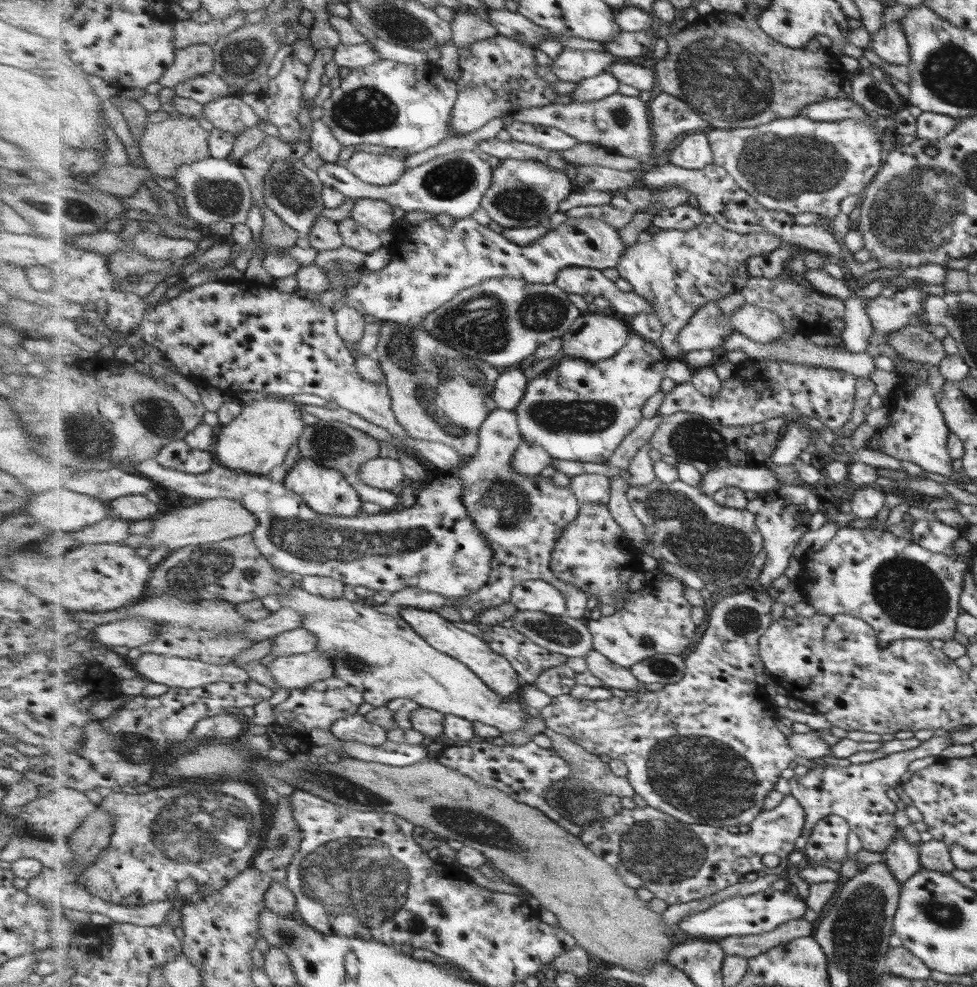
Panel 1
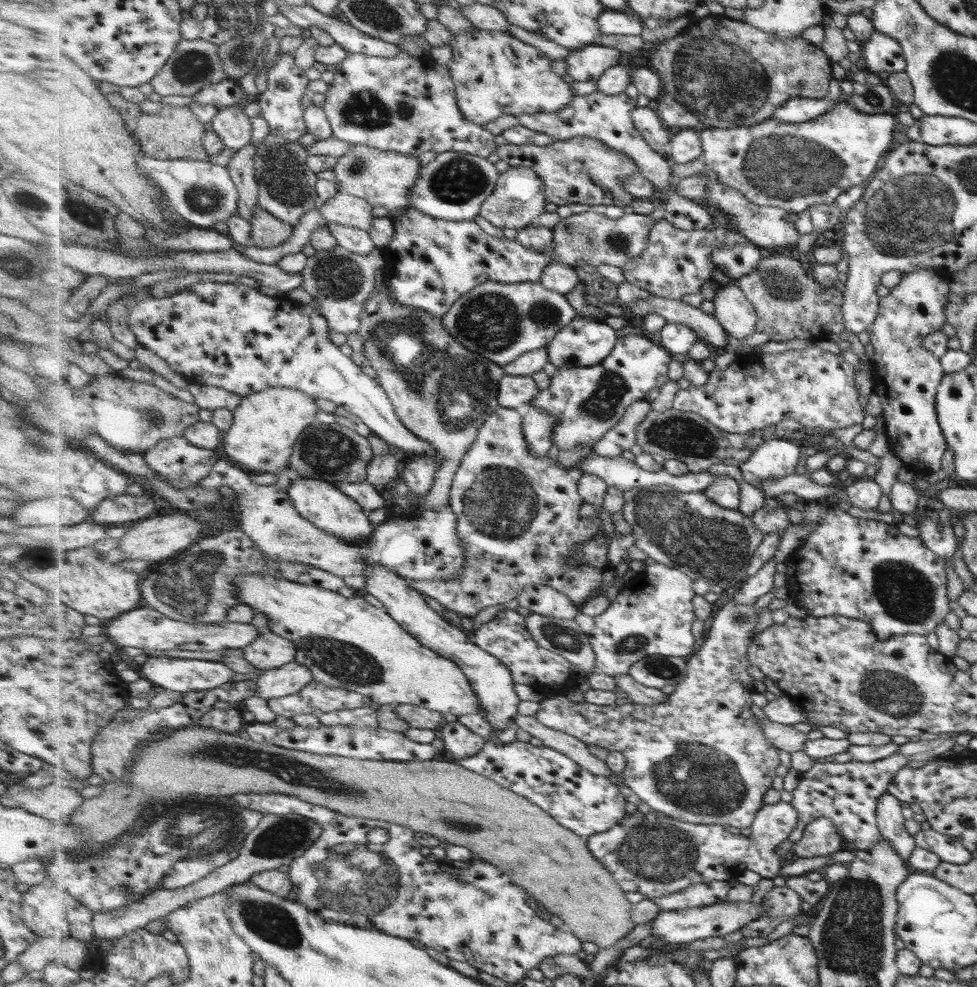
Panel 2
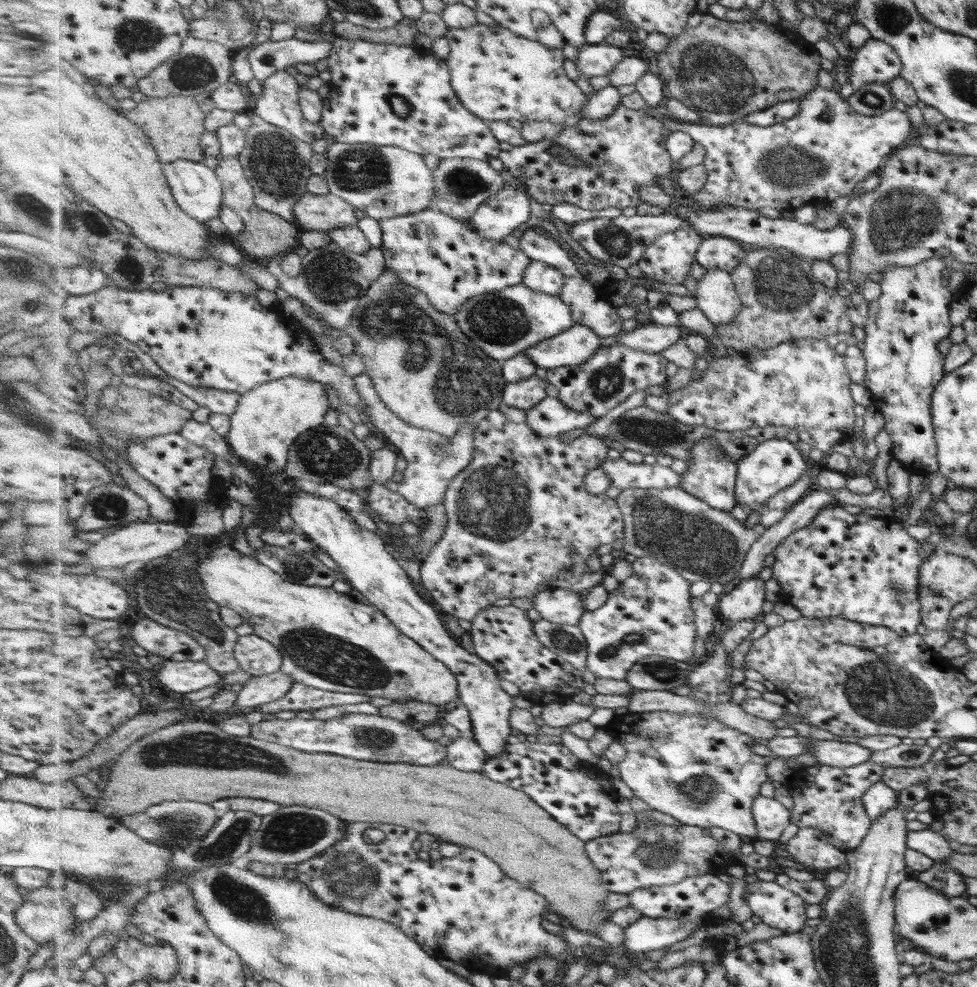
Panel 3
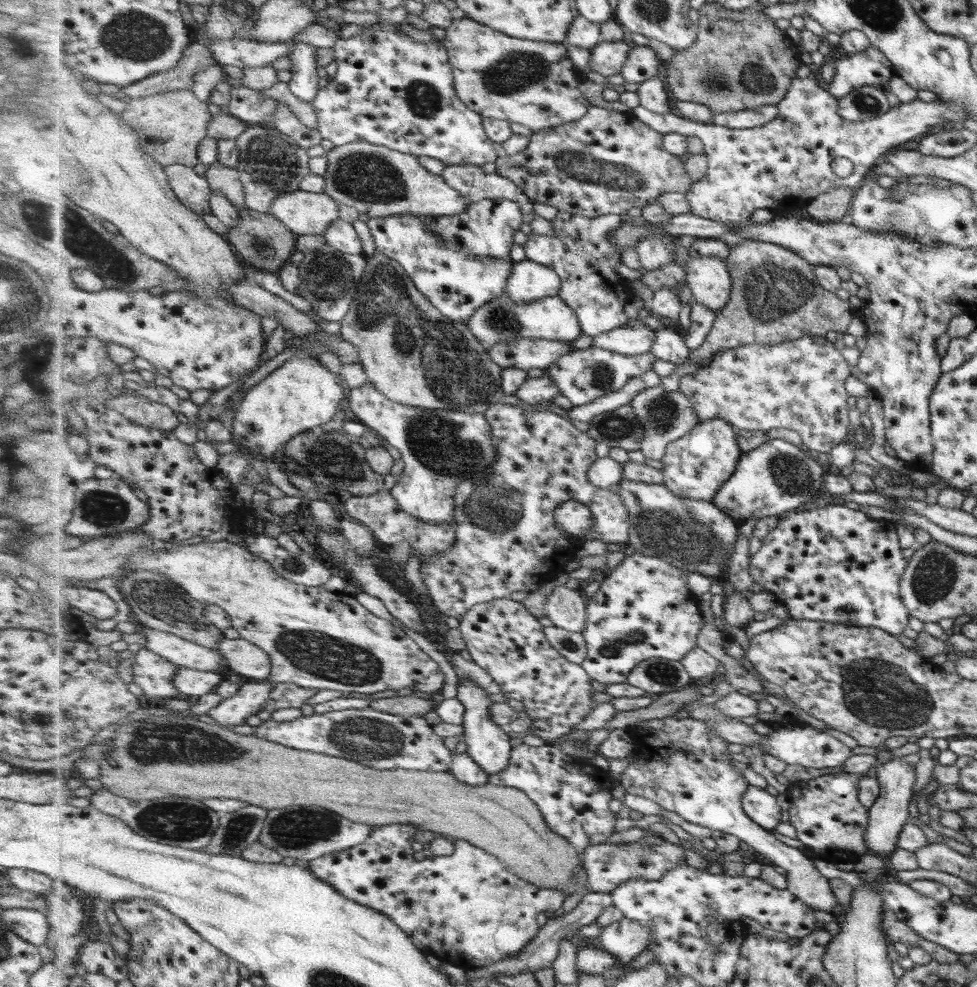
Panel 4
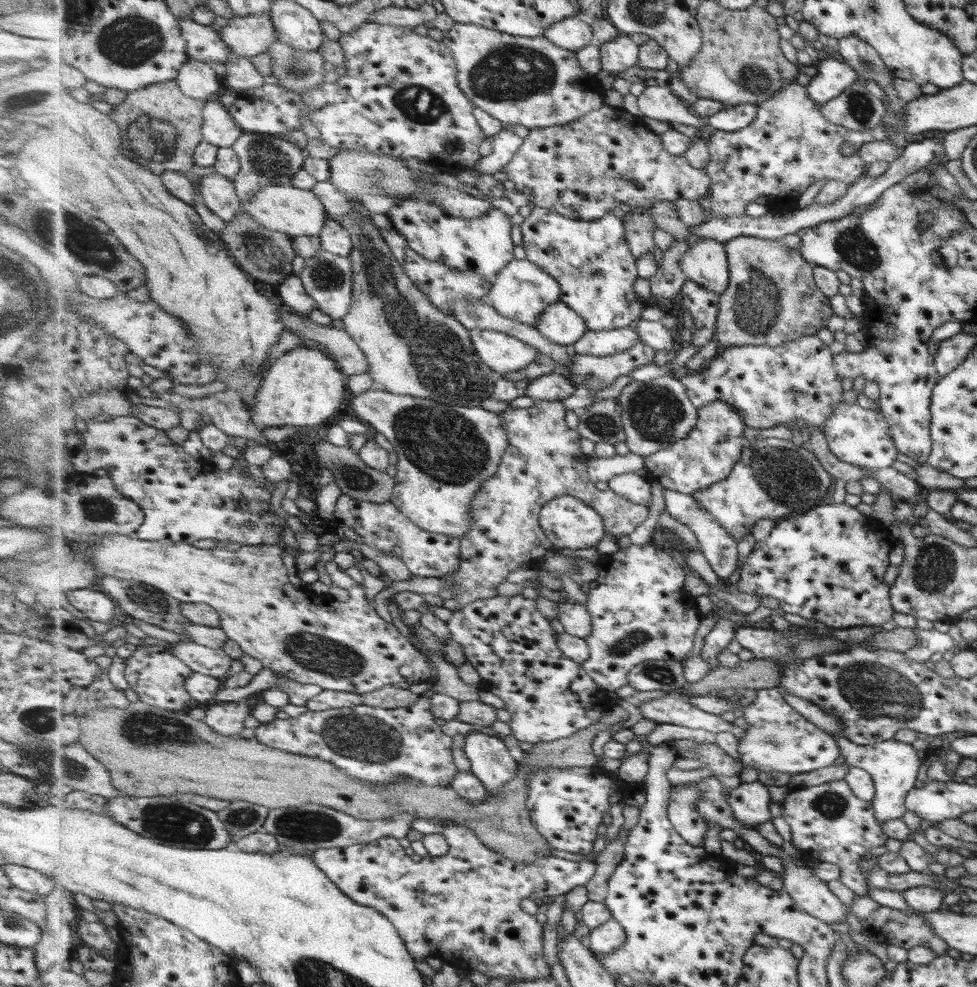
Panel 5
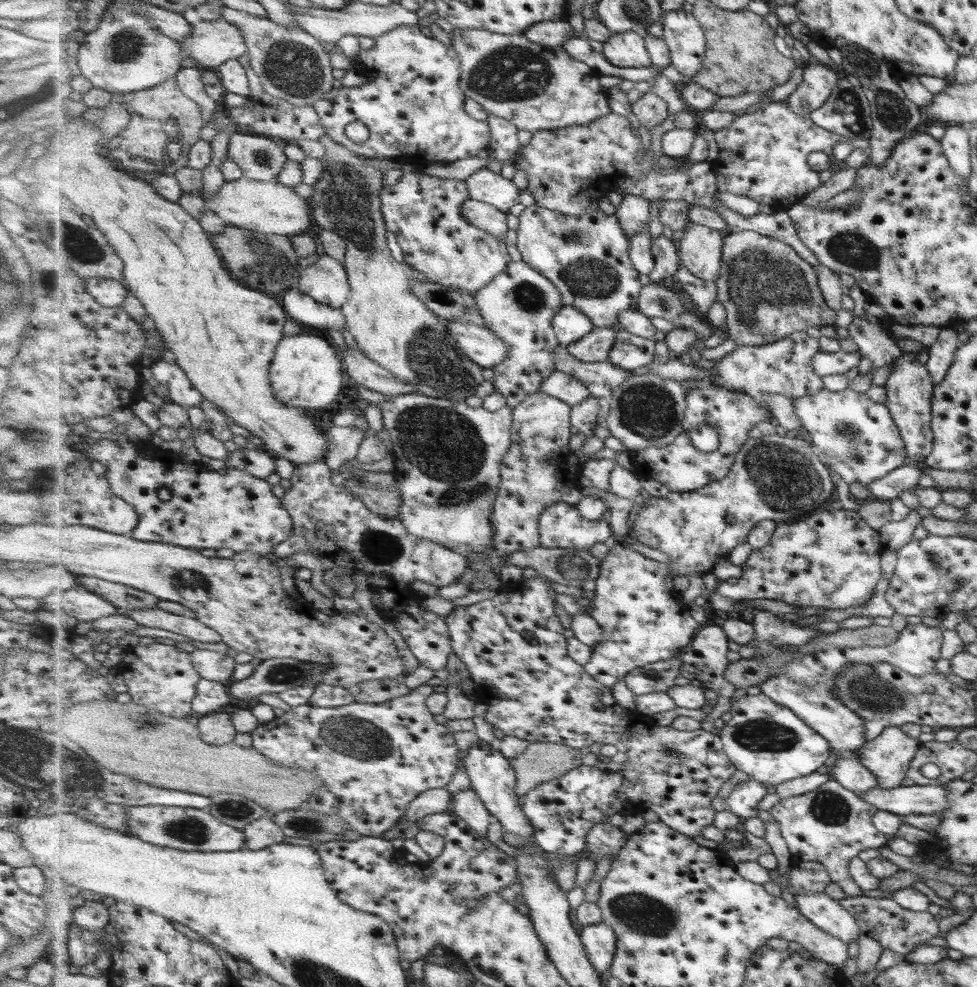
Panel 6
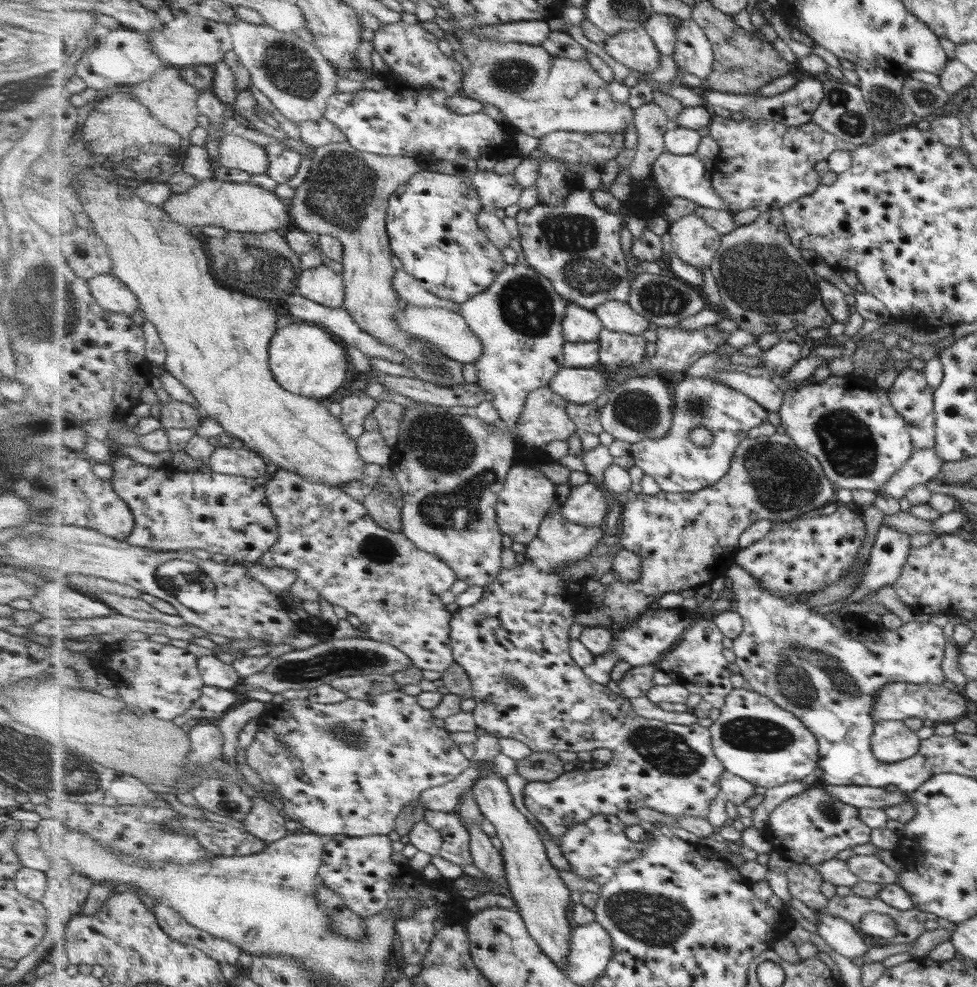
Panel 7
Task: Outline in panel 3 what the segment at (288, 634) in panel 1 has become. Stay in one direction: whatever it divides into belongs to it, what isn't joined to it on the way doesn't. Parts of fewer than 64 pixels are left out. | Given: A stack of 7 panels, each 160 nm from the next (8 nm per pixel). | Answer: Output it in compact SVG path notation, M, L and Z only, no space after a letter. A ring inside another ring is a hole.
M254 632L240 636L236 644L236 657L240 668L253 677L279 672L284 661L281 651L272 642Z

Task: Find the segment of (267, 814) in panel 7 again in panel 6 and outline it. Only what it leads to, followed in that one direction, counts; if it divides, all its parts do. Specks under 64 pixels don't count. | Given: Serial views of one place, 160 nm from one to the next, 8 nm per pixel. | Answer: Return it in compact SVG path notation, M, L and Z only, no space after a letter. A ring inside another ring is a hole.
M272 813L245 826L243 830L246 836L245 848L261 850L273 844L281 844L286 840L285 833L274 821L274 816L275 813Z

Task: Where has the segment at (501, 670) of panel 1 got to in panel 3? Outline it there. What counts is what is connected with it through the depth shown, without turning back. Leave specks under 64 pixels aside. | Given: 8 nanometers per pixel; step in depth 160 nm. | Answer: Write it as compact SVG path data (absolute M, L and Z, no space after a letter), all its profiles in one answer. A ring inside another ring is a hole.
M296 492L289 497L290 515L296 527L305 533L314 545L325 552L340 568L342 578L360 592L374 607L392 620L401 632L416 640L437 660L444 662L458 678L459 703L470 710L475 740L488 756L501 754L512 741L510 722L514 711L513 698L501 688L496 668L477 654L471 654L460 641L449 634L439 618L439 612L425 602L401 564L385 550L383 538L355 522L353 515L337 501L315 493Z

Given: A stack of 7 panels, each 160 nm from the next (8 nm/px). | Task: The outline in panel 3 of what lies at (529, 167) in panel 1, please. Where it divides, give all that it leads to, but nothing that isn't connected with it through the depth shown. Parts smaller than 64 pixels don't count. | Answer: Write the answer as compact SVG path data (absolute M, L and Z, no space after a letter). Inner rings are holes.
M521 179L505 186L490 196L477 209L477 213L467 219L470 227L486 239L505 240L515 228L531 220L531 195L527 184Z

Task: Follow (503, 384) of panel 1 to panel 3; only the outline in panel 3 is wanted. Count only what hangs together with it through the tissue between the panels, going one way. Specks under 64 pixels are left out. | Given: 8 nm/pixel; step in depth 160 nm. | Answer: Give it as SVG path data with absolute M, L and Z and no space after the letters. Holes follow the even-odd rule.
M533 375L522 381L508 382L504 388L504 404L528 411L547 398L546 379Z

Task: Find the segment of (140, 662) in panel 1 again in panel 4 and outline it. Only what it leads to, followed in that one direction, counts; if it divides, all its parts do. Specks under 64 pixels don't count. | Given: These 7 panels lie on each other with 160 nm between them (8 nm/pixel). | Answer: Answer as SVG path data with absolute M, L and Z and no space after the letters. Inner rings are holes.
M179 666L174 683L180 692L186 697L203 697L213 693L223 677L213 671L204 671L186 666Z

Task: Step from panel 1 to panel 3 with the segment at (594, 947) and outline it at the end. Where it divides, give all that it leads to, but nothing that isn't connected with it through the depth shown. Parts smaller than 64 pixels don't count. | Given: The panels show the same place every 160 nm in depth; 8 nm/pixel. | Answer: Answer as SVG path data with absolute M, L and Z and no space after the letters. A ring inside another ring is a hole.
M191 720L166 726L140 738L119 756L119 760L108 765L103 777L106 787L104 795L93 801L93 810L105 816L111 815L121 822L124 816L145 812L150 806L165 801L191 800L213 804L221 798L245 796L271 800L283 807L303 804L322 808L349 823L403 824L407 828L415 826L419 834L434 834L441 841L469 846L492 857L509 876L545 897L551 905L551 911L567 919L579 931L593 933L603 923L612 922L614 913L605 910L610 892L601 886L601 871L589 858L586 842L564 824L557 822L526 792L491 780L484 773L462 771L449 764L381 764L323 752L303 752L251 735L231 736L215 722Z

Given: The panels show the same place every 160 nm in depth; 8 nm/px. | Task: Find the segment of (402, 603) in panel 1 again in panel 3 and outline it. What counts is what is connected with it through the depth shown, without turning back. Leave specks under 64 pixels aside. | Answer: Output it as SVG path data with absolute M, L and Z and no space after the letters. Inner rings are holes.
M503 404L492 410L475 434L475 454L470 466L451 480L444 505L448 525L443 538L421 559L422 586L451 616L472 621L497 598L529 598L539 591L568 588L585 593L601 585L606 569L587 571L587 560L604 544L621 544L624 513L616 499L589 493L585 478L608 458L609 444L598 436L583 434L569 443L559 437L541 437L529 427L525 409Z

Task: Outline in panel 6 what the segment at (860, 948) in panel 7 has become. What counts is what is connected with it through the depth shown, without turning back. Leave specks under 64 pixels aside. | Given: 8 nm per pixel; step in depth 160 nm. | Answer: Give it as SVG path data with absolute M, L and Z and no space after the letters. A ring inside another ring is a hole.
M821 892L821 894L798 894L794 899L801 915L811 920L823 932L846 943L859 938L861 932L856 920L853 920L853 917L845 912L844 906L831 896Z

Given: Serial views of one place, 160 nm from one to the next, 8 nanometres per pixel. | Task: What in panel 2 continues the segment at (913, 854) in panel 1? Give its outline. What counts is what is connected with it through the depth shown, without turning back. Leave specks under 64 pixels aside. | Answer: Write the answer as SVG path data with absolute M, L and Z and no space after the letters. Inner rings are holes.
M884 792L878 798L877 828L882 838L908 864L911 851L916 847L913 837L903 828L900 800Z

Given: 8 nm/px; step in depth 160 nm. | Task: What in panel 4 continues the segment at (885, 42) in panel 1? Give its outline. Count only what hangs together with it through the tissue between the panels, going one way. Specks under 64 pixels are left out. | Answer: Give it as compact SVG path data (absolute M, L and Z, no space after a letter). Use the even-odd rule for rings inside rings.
M873 45L863 52L834 56L835 74L829 84L829 92L838 99L843 98L851 89L861 86L884 87L895 74L889 60Z

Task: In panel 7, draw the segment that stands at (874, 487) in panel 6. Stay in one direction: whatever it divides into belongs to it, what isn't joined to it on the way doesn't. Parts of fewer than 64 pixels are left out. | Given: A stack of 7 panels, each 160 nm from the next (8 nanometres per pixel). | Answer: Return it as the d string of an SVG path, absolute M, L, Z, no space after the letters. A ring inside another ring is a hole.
M933 448L913 450L904 467L887 480L880 490L893 499L901 499L909 488L925 485L926 482L937 476L942 464L943 461L937 459Z

